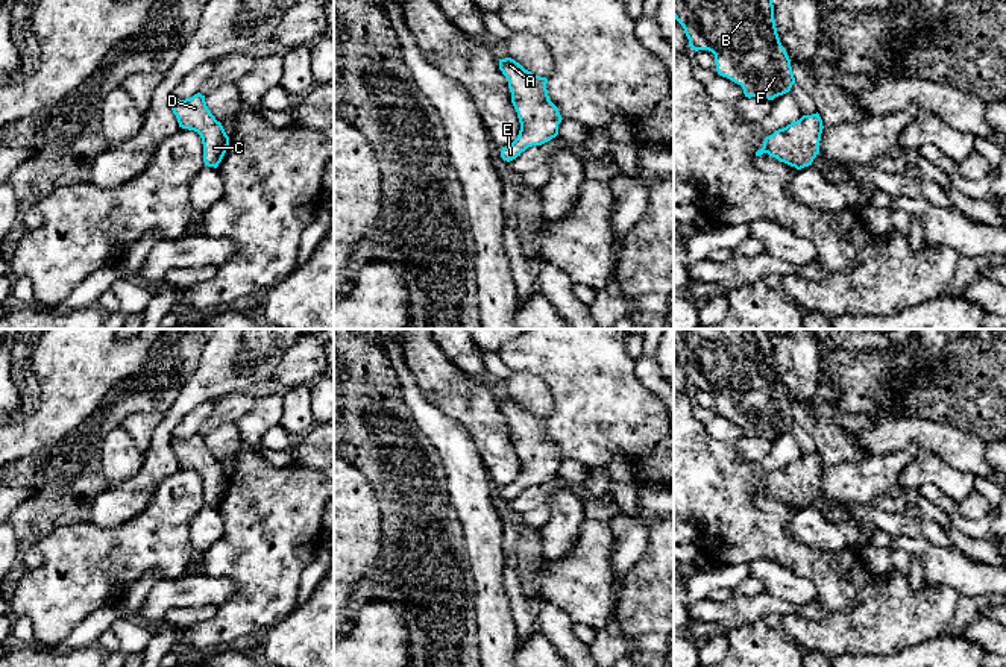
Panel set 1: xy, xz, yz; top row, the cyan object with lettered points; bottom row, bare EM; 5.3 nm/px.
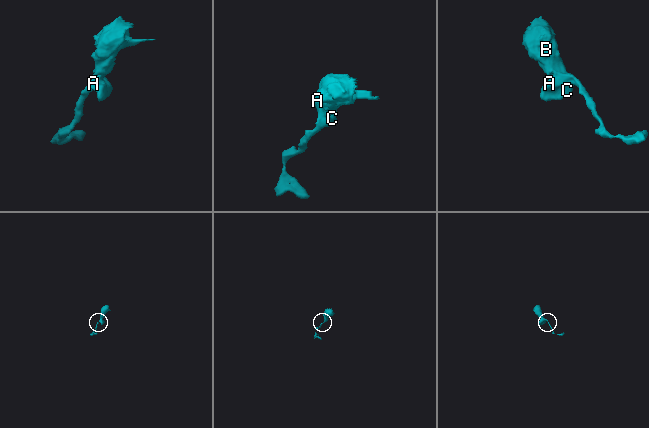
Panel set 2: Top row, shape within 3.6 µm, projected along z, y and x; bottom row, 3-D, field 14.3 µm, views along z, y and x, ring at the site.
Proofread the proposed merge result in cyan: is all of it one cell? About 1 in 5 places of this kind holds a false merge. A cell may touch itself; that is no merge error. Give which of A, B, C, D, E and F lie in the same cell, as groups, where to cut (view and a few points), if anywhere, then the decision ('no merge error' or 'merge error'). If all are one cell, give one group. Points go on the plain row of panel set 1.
A B C D E F; no cut; no merge error

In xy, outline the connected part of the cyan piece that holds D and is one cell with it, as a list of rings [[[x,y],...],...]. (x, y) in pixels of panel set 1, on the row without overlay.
[[[197,432],[185,440],[171,438],[171,449],[182,468],[200,474],[205,505],[217,508],[228,490],[229,476],[208,449],[205,435]]]

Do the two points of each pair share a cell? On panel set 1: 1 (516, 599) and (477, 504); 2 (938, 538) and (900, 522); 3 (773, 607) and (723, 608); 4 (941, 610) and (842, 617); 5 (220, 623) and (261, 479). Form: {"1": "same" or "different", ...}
{"1": "different", "2": "same", "3": "same", "4": "same", "5": "same"}

